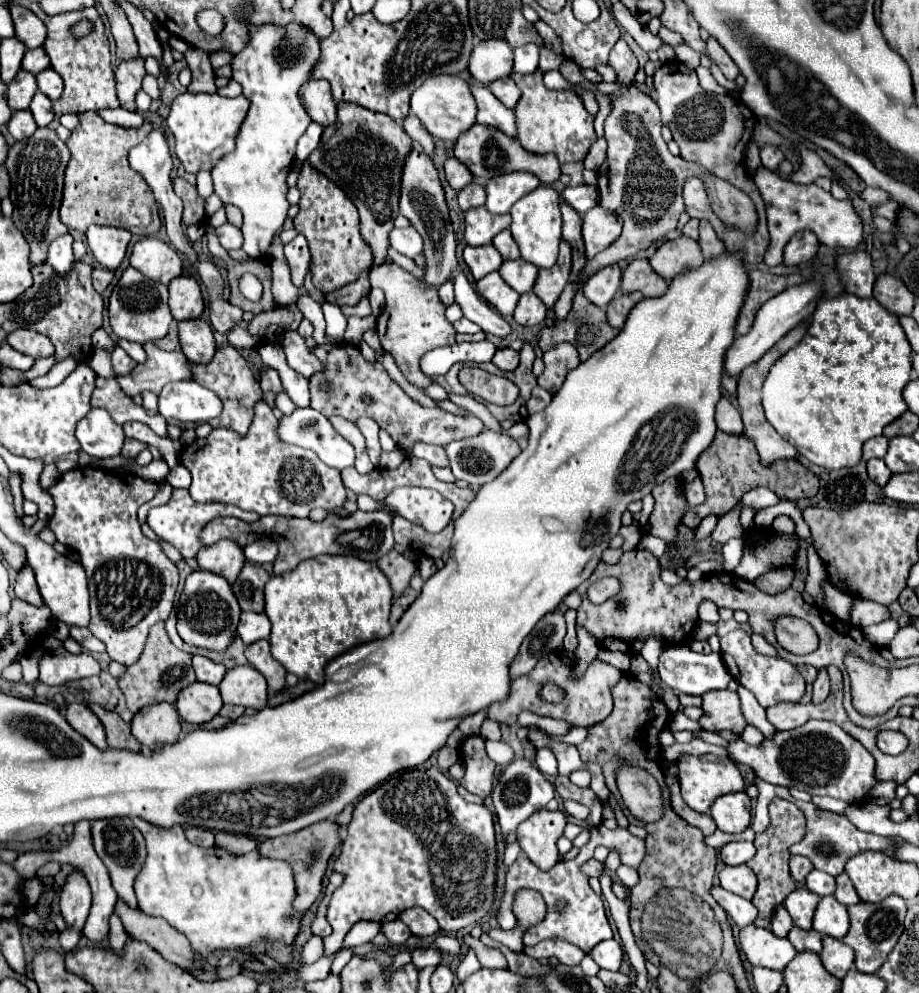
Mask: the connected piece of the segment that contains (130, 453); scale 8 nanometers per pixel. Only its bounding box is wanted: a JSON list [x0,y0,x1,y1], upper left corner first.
[120,439,146,459]

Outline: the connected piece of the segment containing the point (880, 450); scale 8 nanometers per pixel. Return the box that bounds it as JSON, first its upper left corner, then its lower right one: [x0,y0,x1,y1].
[862,435,888,461]

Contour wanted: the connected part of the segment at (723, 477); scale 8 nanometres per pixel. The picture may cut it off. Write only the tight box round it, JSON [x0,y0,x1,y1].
[682,431,818,529]

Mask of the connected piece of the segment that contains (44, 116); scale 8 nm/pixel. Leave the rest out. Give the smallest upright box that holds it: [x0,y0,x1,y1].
[30,93,54,127]

